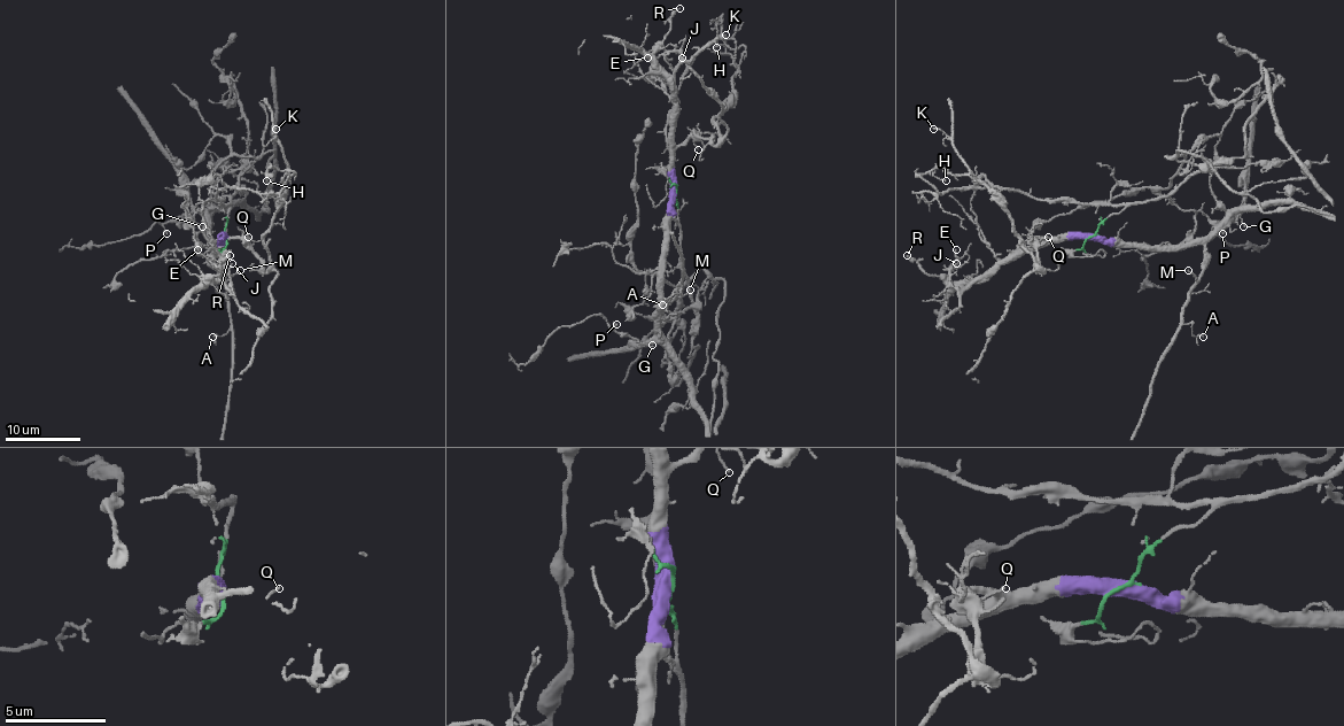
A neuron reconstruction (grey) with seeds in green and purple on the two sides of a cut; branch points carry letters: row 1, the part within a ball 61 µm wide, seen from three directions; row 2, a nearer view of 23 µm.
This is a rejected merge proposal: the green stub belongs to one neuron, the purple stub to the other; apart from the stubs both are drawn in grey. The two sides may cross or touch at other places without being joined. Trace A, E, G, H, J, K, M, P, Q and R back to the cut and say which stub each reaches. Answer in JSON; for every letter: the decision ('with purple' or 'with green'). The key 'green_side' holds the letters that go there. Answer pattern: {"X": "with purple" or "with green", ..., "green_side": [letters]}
{"A": "with purple", "E": "with purple", "G": "with purple", "H": "with purple", "J": "with purple", "K": "with purple", "M": "with purple", "P": "with purple", "Q": "with purple", "R": "with purple", "green_side": []}

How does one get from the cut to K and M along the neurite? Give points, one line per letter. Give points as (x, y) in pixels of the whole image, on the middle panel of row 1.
K: (675, 193), (674, 152), (689, 138), (719, 137), (713, 121), (727, 108), (736, 74), (724, 45), (727, 33)
M: (675, 193), (663, 250), (662, 304), (690, 290)

